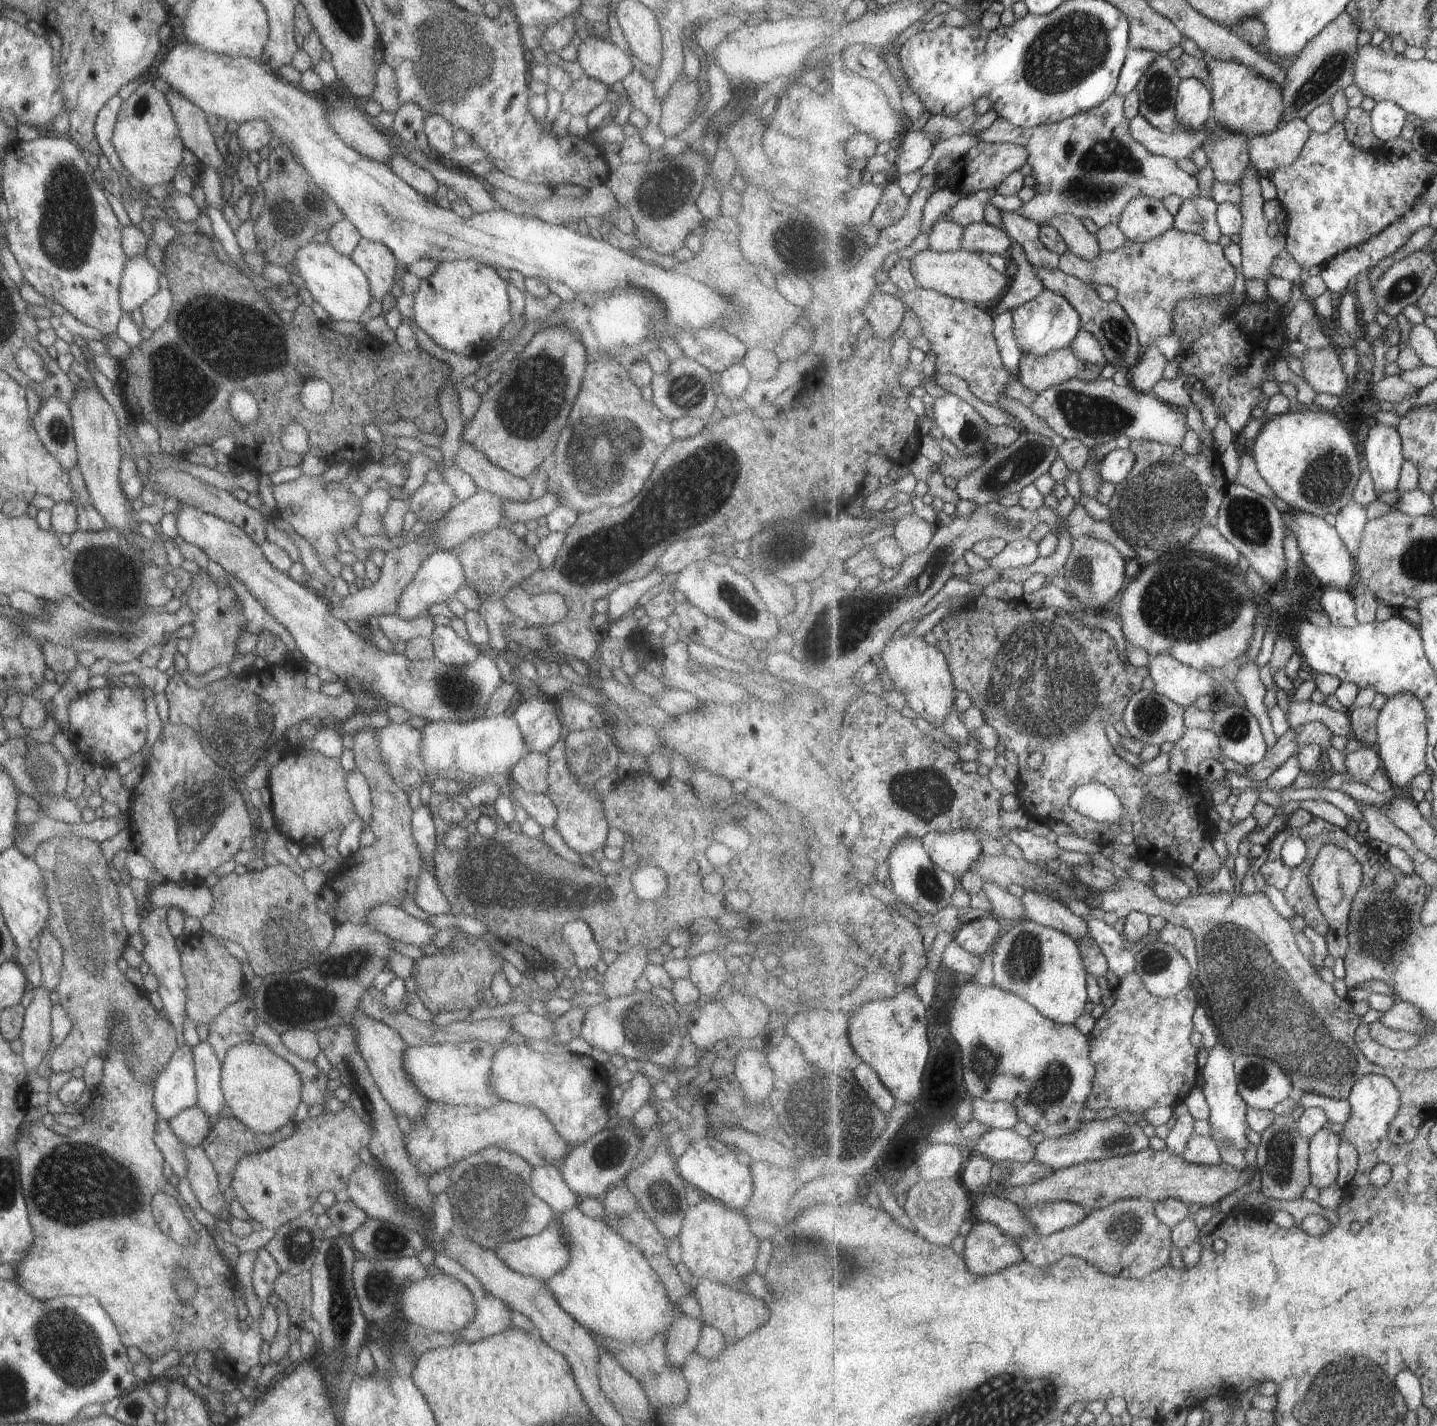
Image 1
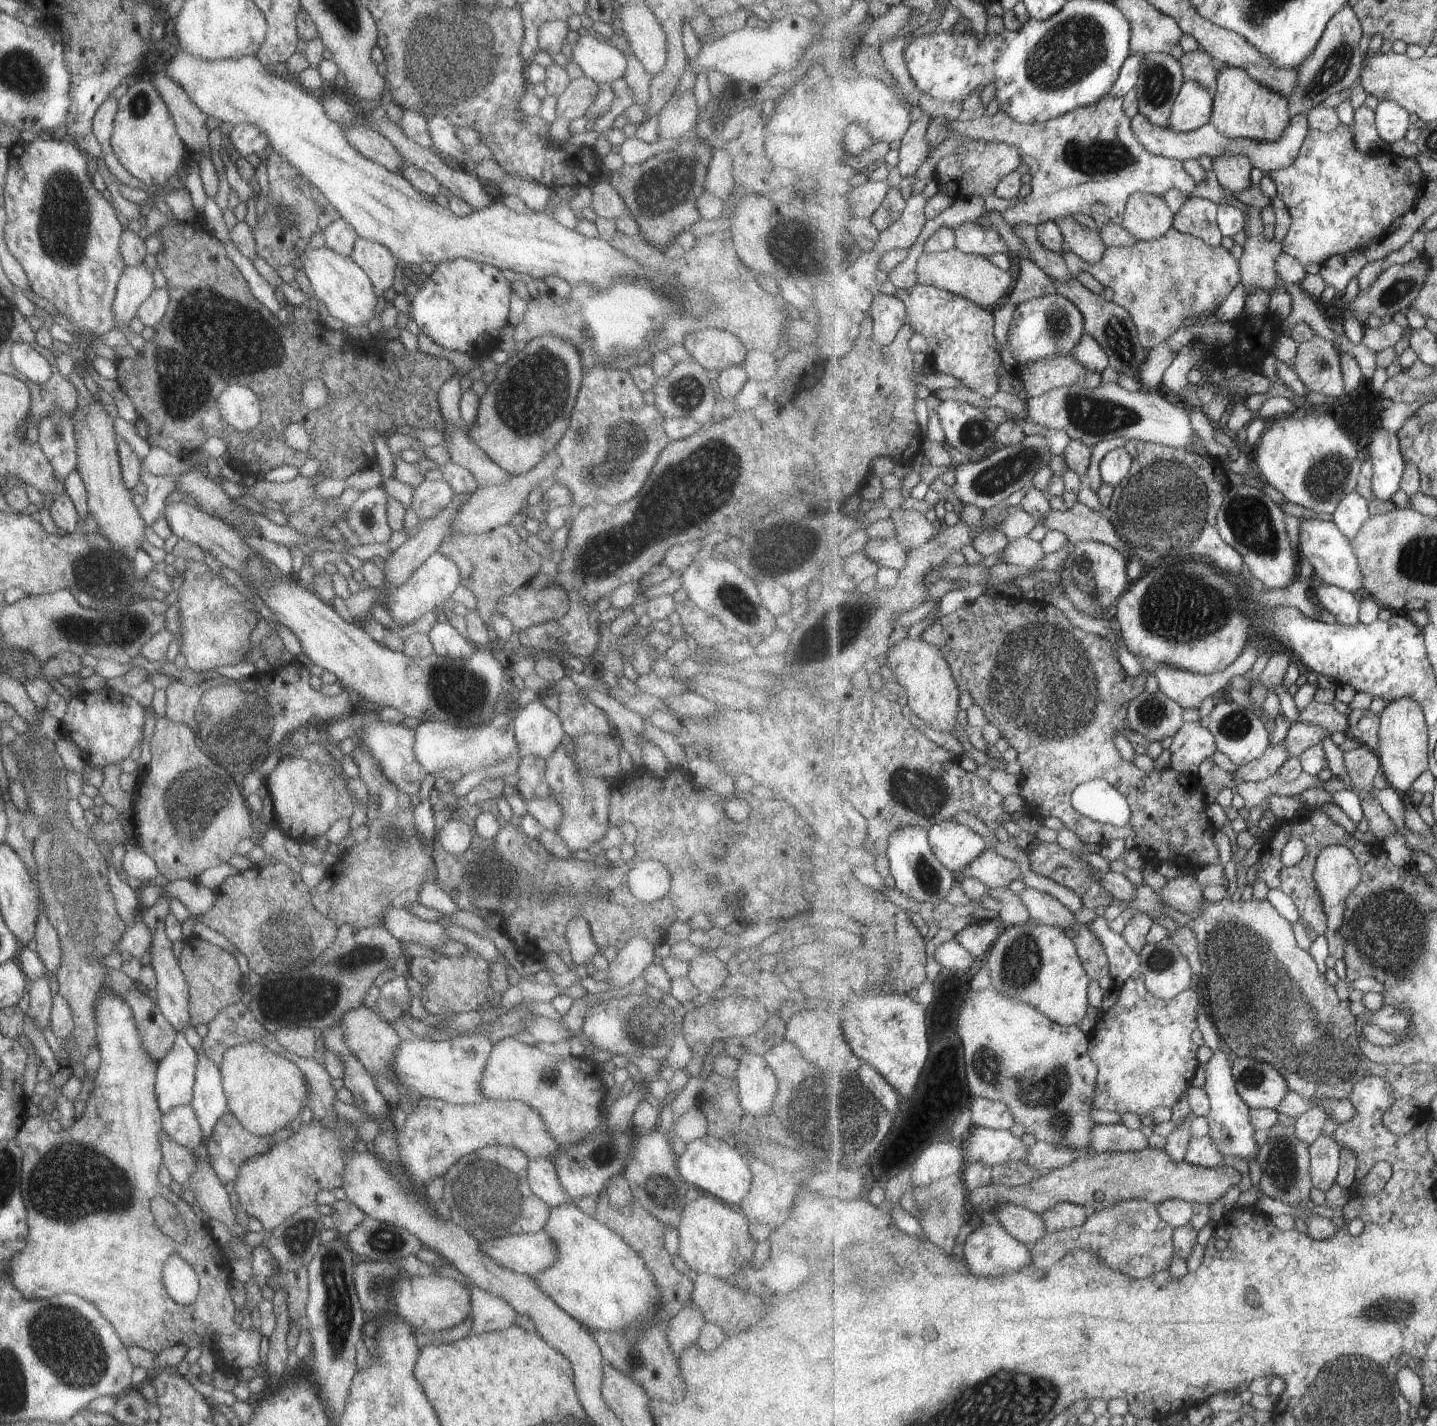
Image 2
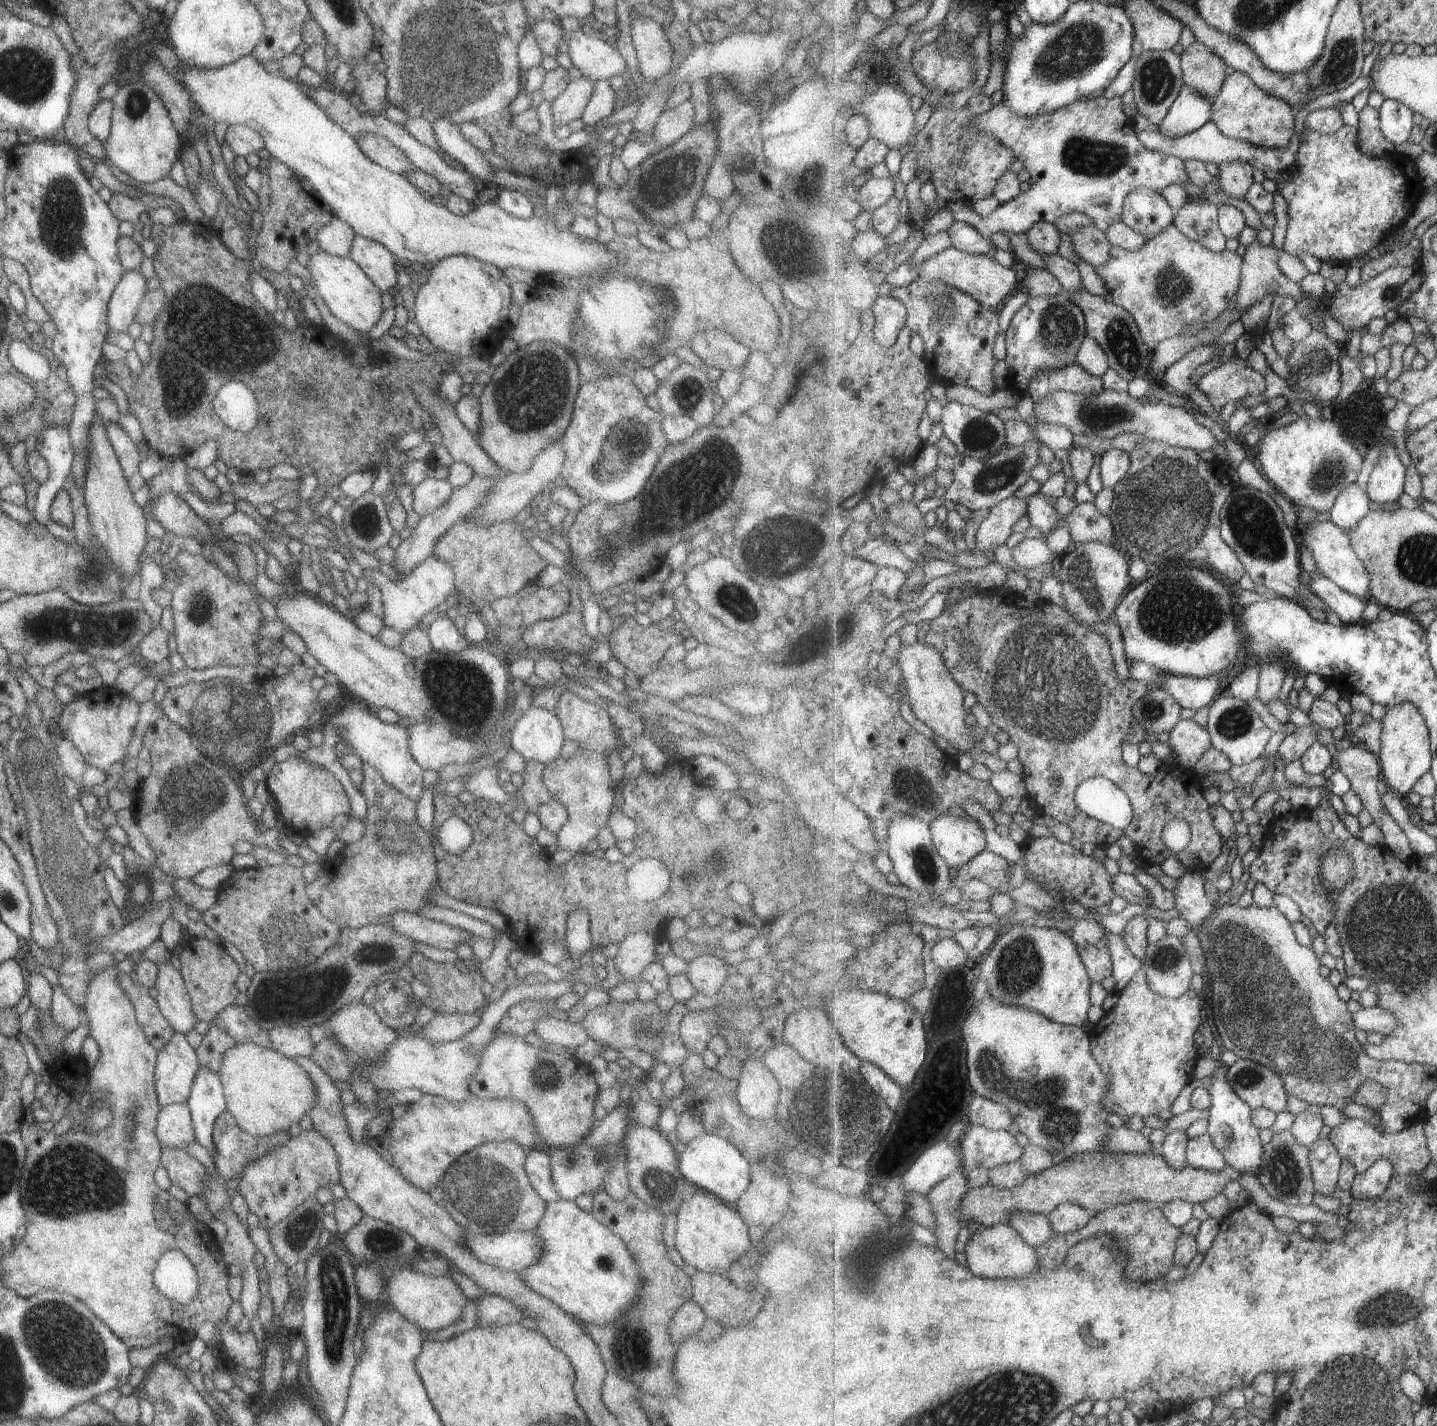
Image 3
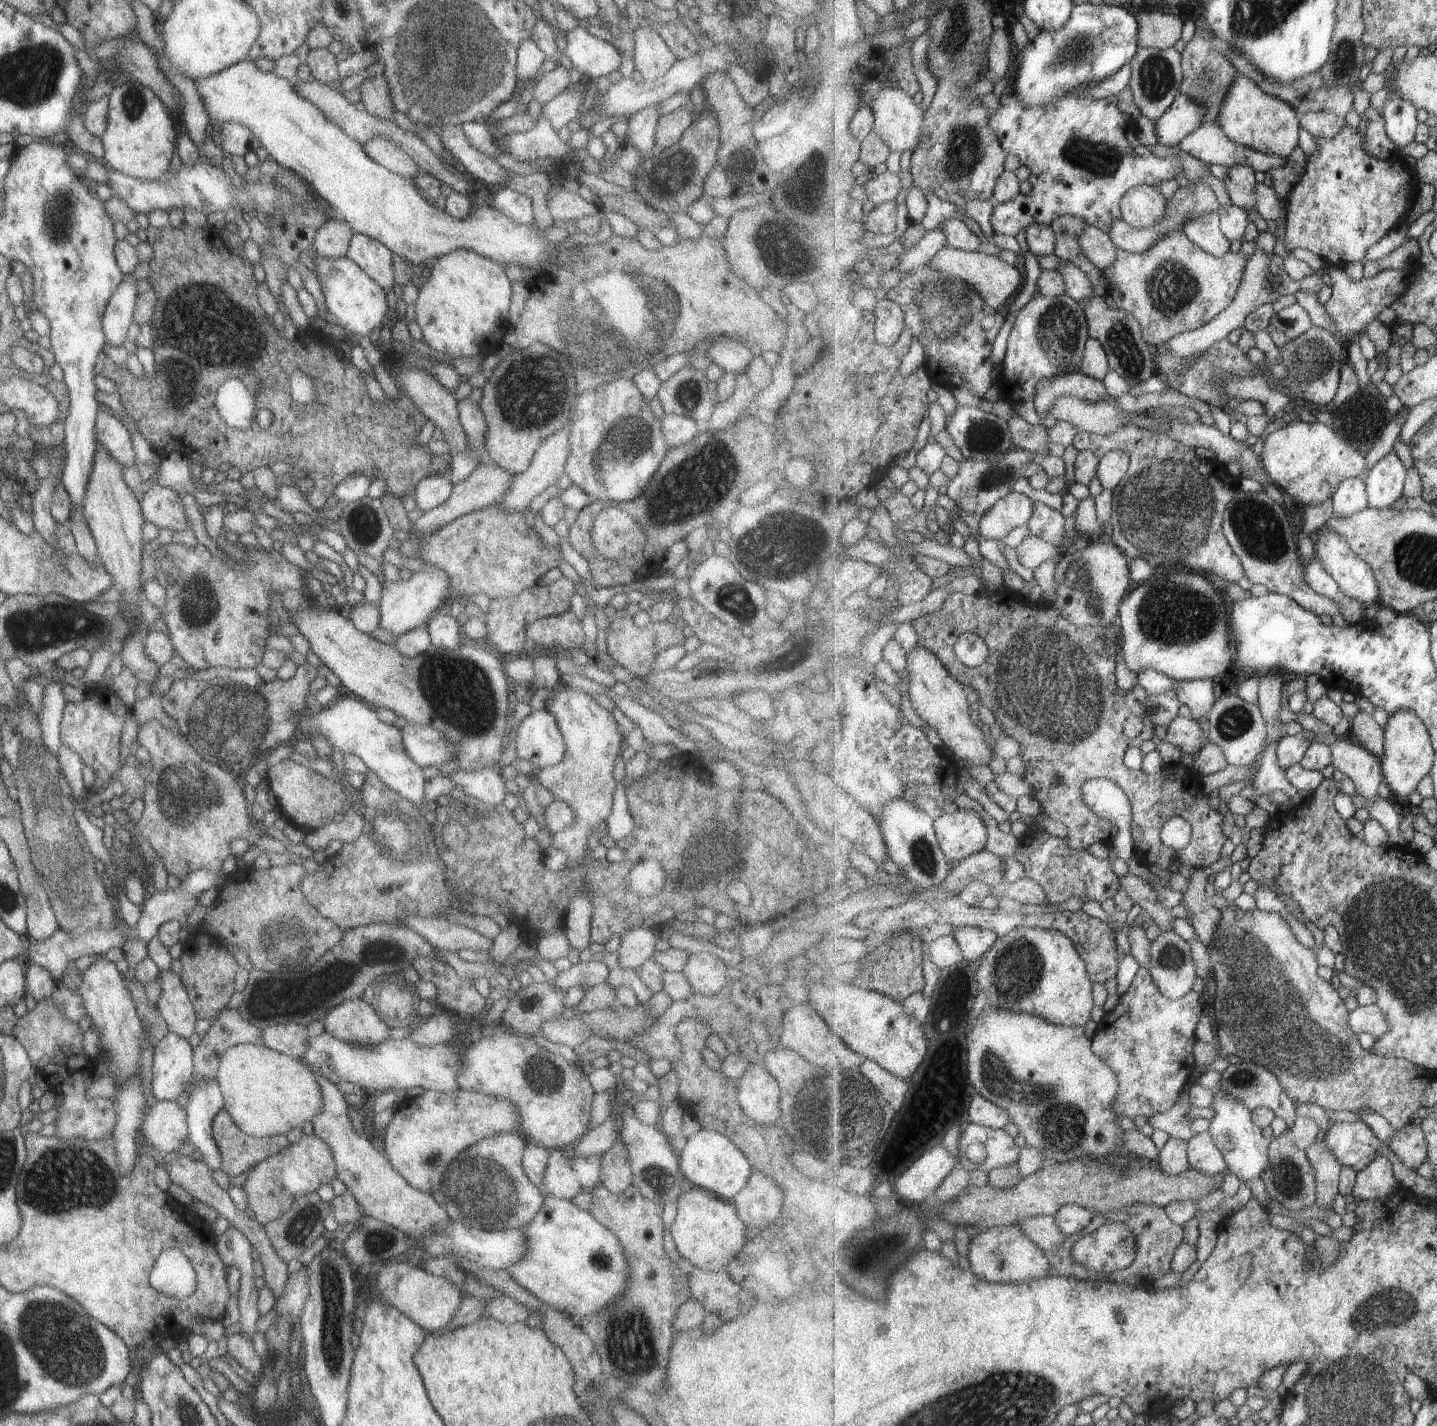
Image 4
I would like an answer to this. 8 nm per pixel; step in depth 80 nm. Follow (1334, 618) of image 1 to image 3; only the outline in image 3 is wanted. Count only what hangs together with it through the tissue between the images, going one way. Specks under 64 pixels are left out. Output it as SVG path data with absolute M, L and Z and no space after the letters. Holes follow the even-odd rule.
M1318 568L1306 577L1306 583L1313 594L1327 603L1327 607L1337 615L1342 624L1362 622L1366 601L1344 591Z

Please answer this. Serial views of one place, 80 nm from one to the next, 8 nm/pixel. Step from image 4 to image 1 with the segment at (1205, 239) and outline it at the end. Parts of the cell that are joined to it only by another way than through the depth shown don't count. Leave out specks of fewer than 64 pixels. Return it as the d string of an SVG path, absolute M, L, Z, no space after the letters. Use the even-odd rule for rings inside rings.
M1211 197L1185 199L1179 214L1174 216L1174 226L1188 233L1203 235L1210 243L1217 243L1222 234L1218 206L1219 203Z

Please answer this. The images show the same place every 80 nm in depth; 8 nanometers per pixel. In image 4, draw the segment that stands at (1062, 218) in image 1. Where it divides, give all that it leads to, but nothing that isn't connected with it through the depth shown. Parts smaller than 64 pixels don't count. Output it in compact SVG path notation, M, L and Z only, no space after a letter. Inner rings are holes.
M1087 225L1079 242L1089 260L1102 271L1118 259L1118 246L1113 242L1111 235L1103 232L1098 226Z

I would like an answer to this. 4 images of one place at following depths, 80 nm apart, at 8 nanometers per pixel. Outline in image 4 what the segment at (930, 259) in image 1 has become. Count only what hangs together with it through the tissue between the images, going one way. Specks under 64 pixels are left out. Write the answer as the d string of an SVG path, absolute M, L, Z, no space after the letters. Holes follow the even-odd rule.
M947 246L930 260L929 266L955 281L972 286L984 298L988 306L996 311L1005 308L1007 302L1025 284L1025 279L1015 266L1005 262L997 254L990 254L987 250L966 251Z

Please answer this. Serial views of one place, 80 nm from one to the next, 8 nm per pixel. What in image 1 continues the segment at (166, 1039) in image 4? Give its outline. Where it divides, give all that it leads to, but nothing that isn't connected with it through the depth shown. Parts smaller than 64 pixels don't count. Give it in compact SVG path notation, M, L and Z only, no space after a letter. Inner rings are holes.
M179 1041L152 1084L151 1104L158 1118L168 1121L178 1112L195 1105L196 1100L191 1049Z

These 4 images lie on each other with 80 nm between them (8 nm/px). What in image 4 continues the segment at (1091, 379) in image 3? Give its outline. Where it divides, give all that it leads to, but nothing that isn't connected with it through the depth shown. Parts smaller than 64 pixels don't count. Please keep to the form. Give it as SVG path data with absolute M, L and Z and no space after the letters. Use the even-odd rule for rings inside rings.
M1081 370L1046 378L1038 382L1033 400L1040 418L1047 416L1054 402L1063 395L1078 396L1084 401L1093 402L1111 397L1101 379L1093 378Z

